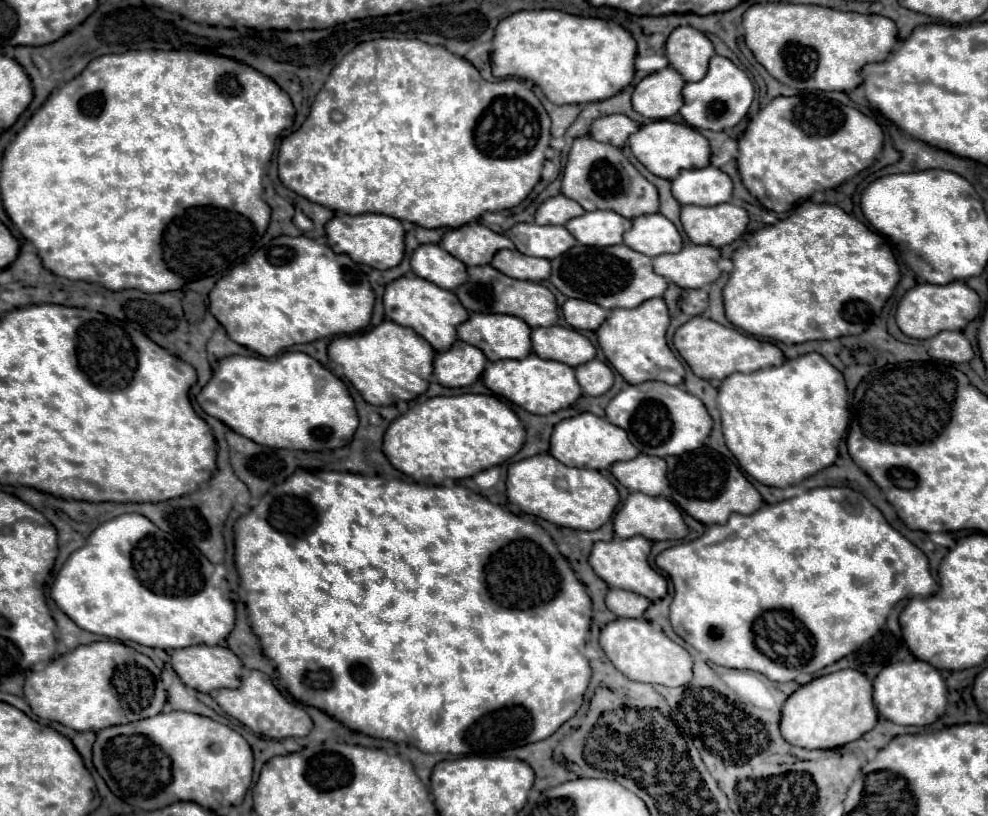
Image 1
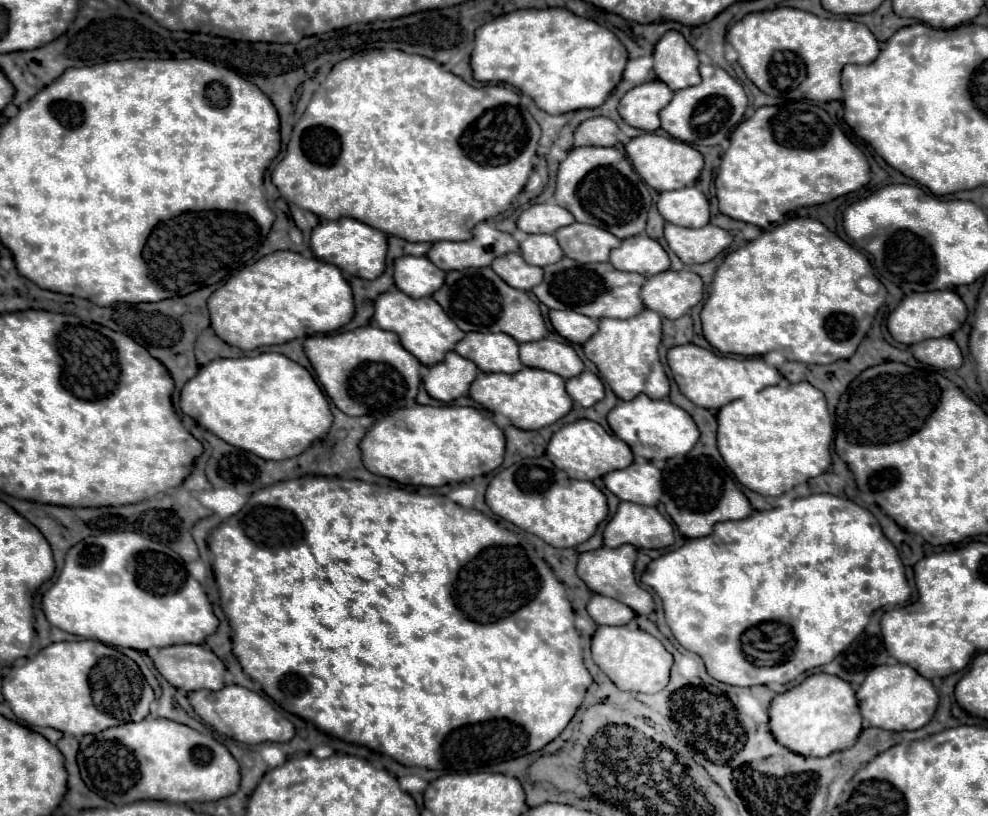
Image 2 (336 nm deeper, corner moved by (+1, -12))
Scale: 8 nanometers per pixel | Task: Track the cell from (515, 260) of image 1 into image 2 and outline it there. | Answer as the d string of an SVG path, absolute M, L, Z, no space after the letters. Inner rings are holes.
M511 252L493 260L491 268L511 286L517 290L531 290L543 280L543 268L527 264L519 254Z

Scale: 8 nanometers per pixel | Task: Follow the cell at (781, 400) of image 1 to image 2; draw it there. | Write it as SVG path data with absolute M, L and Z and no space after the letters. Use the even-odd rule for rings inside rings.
M809 382L783 386L777 384L761 390L757 398L733 400L717 412L717 422L717 444L727 468L740 484L753 492L759 492L761 496L781 496L793 486L823 474L831 464L829 446L833 442L833 422L823 392Z

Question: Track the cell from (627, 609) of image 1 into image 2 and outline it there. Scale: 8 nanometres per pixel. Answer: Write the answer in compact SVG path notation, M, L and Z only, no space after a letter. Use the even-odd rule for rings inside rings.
M599 594L591 596L591 600L587 602L587 612L597 624L607 624L607 626L623 626L635 618L635 612L629 606Z

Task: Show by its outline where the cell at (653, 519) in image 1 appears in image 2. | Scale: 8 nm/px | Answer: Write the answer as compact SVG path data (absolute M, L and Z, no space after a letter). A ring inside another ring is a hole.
M621 502L615 516L605 526L603 544L607 548L617 548L621 544L633 544L635 548L667 548L673 544L673 526L657 512L657 508Z

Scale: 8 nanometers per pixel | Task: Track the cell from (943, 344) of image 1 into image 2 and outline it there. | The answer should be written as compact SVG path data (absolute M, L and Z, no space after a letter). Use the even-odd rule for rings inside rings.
M951 336L929 338L929 340L923 340L923 342L909 346L909 350L919 362L933 366L933 368L939 368L939 370L959 368L963 364L961 350Z

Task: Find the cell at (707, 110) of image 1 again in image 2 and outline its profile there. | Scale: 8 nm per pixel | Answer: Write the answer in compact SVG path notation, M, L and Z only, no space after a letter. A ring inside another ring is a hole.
M701 64L701 84L677 90L673 100L659 112L661 128L671 134L673 138L693 144L693 146L715 146L721 144L719 140L727 140L733 128L741 122L747 96L743 88L719 66L715 64Z

